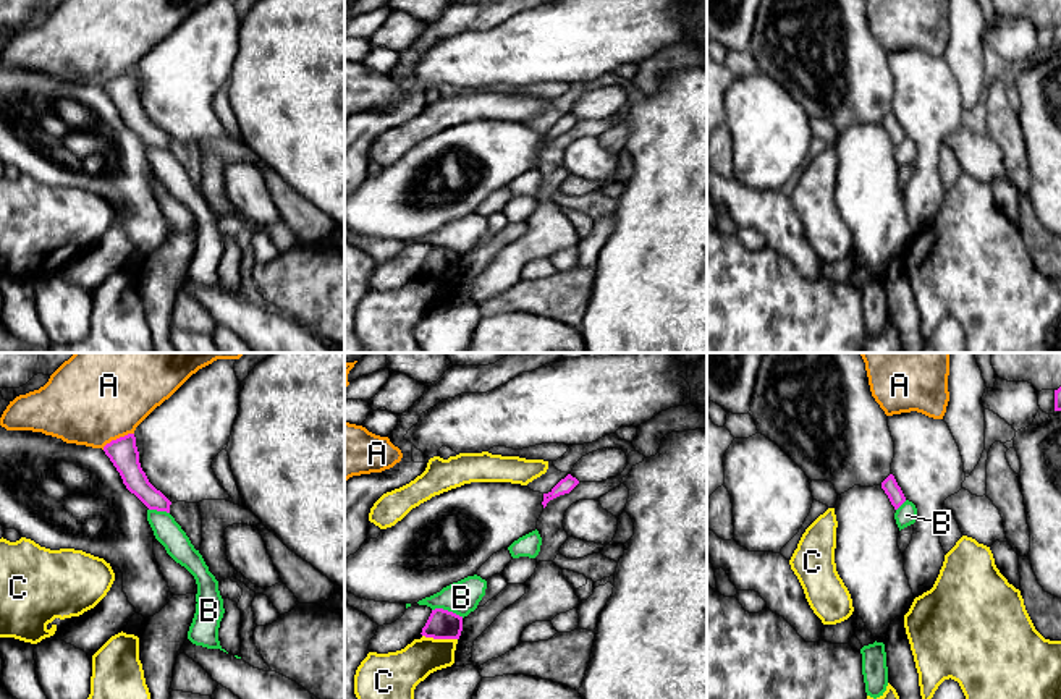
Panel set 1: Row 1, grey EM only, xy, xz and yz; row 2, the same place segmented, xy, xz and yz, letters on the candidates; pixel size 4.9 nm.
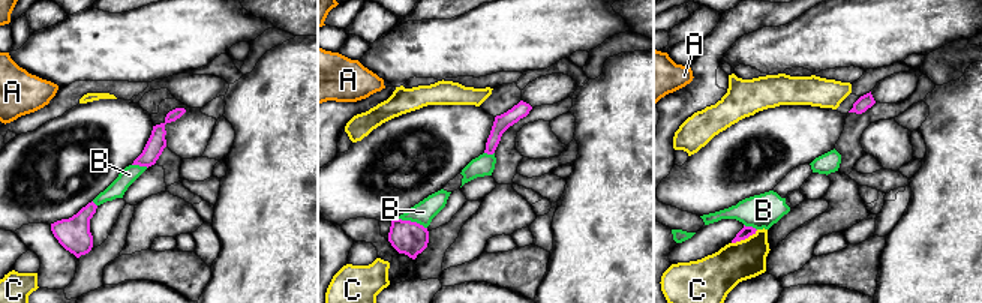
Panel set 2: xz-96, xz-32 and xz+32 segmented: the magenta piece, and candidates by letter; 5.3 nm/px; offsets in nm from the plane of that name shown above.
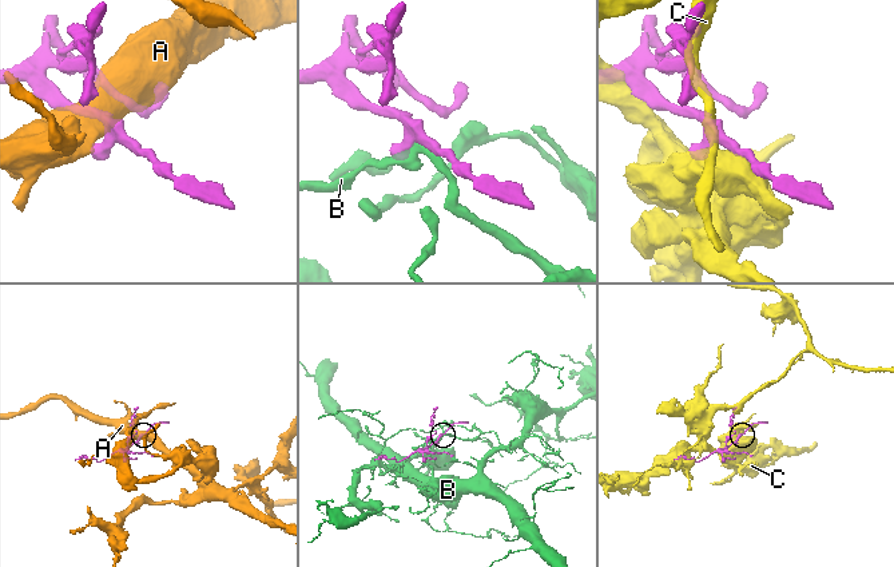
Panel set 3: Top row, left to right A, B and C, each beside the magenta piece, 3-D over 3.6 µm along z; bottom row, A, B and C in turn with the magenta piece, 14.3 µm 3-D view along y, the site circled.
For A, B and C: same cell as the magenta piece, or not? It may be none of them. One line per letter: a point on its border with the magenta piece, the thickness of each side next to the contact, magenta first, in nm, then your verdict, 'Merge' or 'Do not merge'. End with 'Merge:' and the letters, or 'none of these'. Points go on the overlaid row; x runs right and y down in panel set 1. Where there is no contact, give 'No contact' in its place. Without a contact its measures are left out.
A: Touches magenta at xy (117, 439). Thickness 150 nm (magenta) against 480 nm. Do not merge
B: Touches magenta at xz (447, 610). Thickness 140 nm (magenta) against 170 nm. Do not merge
C: Touches magenta at xz (440, 638). Thickness 140 nm (magenta) against 200 nm. Do not merge
Merge: none of these

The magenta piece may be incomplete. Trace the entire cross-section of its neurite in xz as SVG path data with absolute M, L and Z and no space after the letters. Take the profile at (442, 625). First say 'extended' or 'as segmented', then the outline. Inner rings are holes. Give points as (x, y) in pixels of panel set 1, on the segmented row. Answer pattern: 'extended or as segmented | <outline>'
as segmented | M435 608L421 634L433 639L459 639L461 631L463 616L443 608Z

